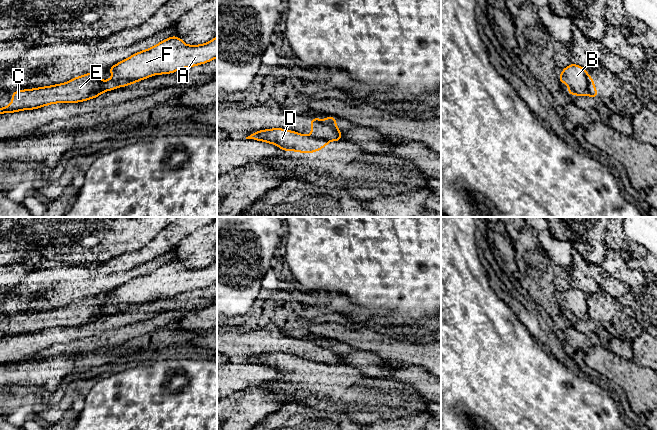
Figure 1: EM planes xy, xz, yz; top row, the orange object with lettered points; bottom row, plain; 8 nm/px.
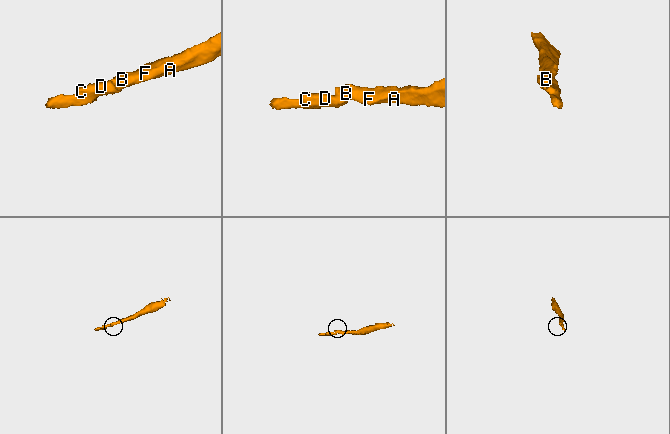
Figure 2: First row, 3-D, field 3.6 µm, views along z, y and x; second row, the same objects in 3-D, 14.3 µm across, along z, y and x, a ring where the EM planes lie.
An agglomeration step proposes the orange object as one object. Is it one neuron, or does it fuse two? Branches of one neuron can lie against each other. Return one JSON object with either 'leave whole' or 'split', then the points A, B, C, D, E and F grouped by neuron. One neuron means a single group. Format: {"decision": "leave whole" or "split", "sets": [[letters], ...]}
{"decision": "split", "sets": [["A", "B", "F"], ["C", "D", "E"]]}

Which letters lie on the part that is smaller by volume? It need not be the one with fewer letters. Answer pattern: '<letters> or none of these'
C, D, E

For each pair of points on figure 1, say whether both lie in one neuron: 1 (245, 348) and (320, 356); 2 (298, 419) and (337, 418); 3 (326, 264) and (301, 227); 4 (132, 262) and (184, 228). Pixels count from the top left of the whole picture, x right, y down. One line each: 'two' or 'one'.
1: one
2: one
3: one
4: one

